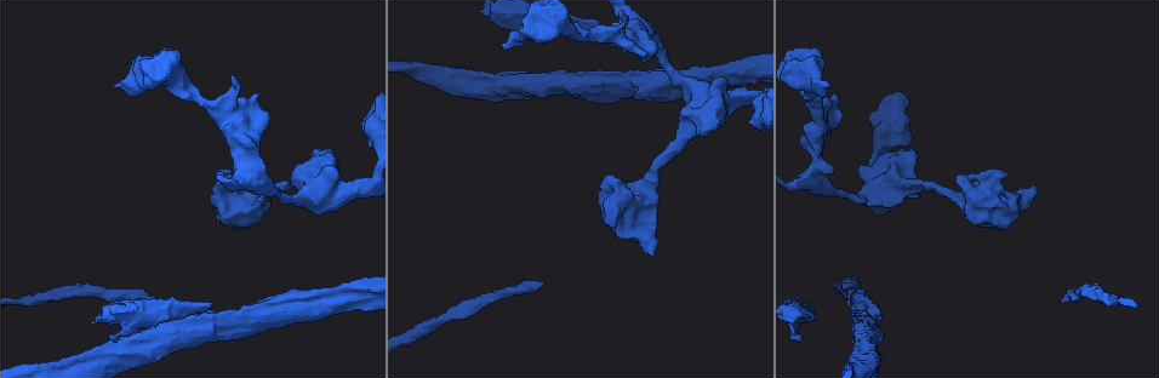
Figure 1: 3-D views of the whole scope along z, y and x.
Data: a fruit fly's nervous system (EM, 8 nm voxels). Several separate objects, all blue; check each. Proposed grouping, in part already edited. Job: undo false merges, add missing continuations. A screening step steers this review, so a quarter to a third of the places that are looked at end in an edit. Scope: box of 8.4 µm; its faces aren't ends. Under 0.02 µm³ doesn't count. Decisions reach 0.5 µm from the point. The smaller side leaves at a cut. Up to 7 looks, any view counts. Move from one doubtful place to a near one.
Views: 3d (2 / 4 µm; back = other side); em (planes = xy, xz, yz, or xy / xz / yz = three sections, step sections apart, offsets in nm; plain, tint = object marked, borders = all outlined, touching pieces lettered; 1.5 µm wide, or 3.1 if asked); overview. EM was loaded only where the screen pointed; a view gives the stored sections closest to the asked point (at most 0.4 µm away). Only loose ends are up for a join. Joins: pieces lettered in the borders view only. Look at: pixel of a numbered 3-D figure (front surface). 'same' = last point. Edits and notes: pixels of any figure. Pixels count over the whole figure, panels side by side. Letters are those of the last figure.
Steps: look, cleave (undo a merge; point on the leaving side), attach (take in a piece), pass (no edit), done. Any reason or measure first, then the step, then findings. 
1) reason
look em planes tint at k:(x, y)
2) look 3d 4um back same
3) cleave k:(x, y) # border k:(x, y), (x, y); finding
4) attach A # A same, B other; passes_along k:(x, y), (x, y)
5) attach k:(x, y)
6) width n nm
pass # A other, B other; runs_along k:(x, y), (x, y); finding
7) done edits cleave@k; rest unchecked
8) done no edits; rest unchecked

branch stops here
look em planes borders at 1:(619, 13)

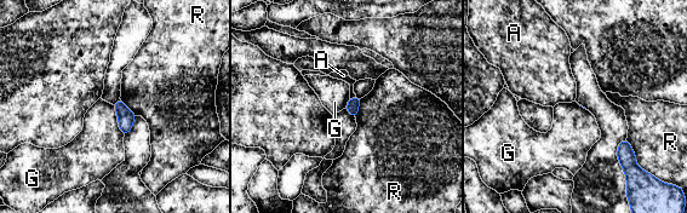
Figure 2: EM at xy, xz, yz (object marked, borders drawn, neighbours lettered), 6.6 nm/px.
pass # A other, G other, R other; border 2:(113, 105), (118, 126), (124, 134); no lettered piece goes on from it

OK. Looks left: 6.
three-way junction
look em planes tint at 1:(811, 177)

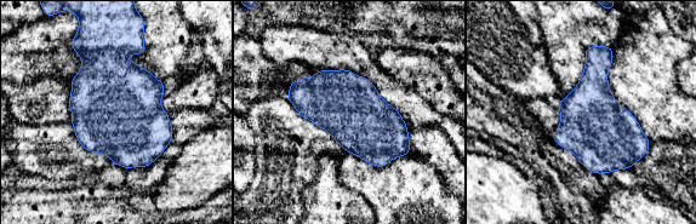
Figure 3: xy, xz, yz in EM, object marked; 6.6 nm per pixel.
look em planes borders same

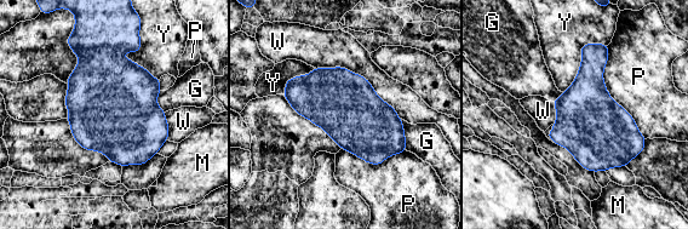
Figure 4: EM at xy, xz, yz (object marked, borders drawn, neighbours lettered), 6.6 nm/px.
pass # G other, M other, P other, W other, Y other; border 4:(138, 34), (121, 53), (159, 80); continuous, no second neuron

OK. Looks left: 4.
branch stops here
look em planes borders at 1:(829, 85)

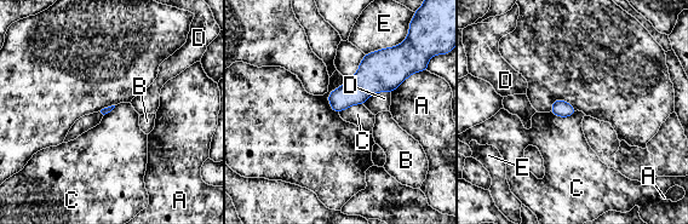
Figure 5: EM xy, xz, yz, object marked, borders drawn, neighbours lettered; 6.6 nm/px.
pass # A other, B other, C other, D other, E other; border 5:(577, 110), (566, 116), (550, 112); none of them fits

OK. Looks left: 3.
done no edits; rest unchecked

